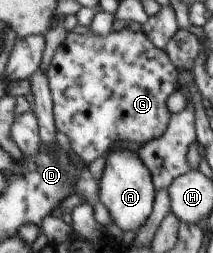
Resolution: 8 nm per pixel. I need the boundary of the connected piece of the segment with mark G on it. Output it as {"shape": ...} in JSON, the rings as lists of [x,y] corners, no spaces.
{"shape":[[[125,26],[105,36],[67,33],[52,55],[46,77],[55,128],[67,136],[71,150],[85,166],[106,154],[115,142],[144,144],[161,137],[170,120],[166,98],[178,88],[178,73],[166,51],[155,48],[141,30],[132,31]]]}

